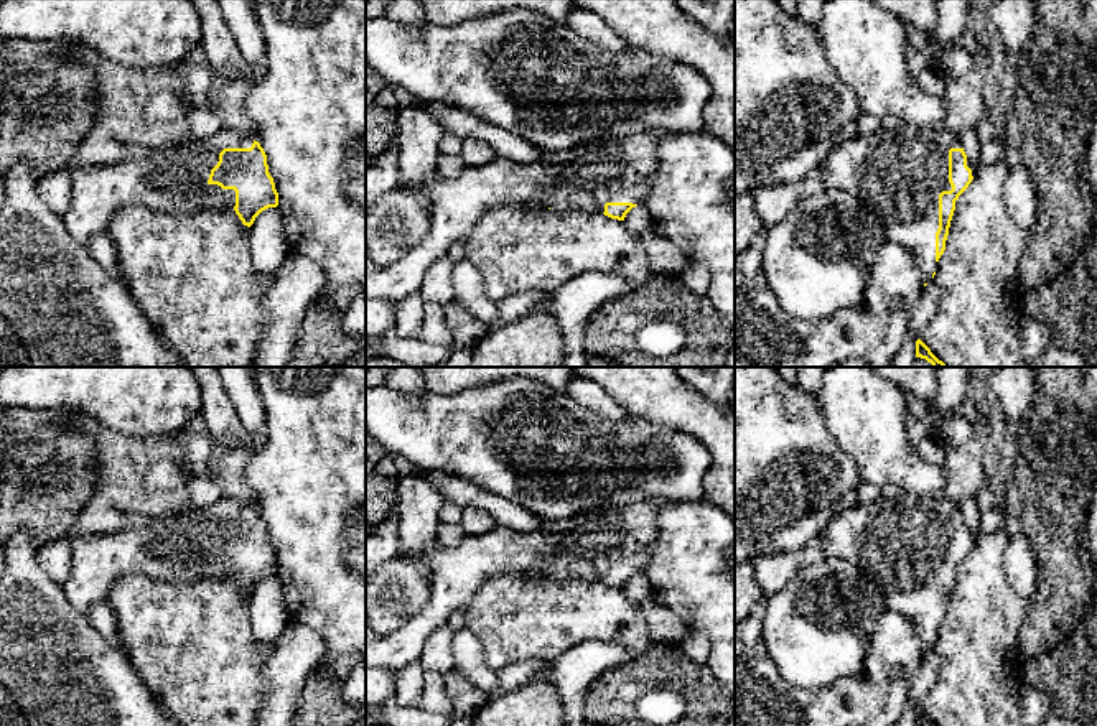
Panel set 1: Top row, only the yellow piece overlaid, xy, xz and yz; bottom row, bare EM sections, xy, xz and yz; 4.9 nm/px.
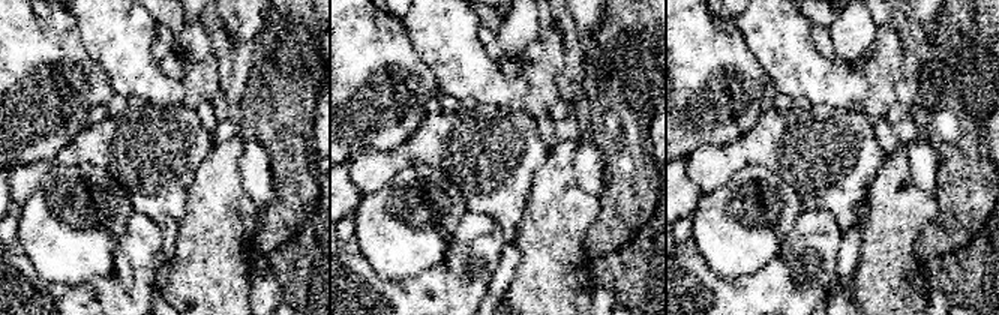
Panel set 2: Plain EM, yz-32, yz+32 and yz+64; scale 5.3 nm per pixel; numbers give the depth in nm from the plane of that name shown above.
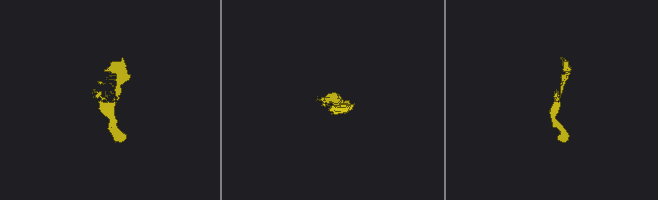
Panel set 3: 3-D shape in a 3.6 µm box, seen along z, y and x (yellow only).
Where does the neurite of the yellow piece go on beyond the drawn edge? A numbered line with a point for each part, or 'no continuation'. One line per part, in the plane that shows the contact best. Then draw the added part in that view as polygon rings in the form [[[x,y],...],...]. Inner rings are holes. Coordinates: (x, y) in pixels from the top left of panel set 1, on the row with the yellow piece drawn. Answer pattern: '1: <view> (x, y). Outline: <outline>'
1: yz (898, 173). Outline: [[[898,123],[838,142],[802,179],[756,189],[754,207],[764,232],[799,201],[830,189],[857,196],[883,224],[888,242],[909,249],[922,265],[922,282],[937,268],[939,194],[950,191],[949,150],[962,148],[947,128]]]

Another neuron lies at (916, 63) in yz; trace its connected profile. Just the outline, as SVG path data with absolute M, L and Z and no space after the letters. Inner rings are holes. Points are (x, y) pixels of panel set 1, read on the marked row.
M911 44L904 46L904 59L906 59L908 71L914 77L917 77L924 69L927 69L926 56Z

